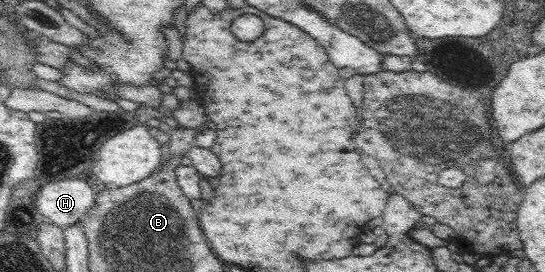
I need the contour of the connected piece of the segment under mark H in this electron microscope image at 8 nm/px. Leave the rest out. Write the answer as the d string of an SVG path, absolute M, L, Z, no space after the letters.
M59 180L43 185L36 194L34 205L47 221L69 228L82 220L95 206L93 180Z

